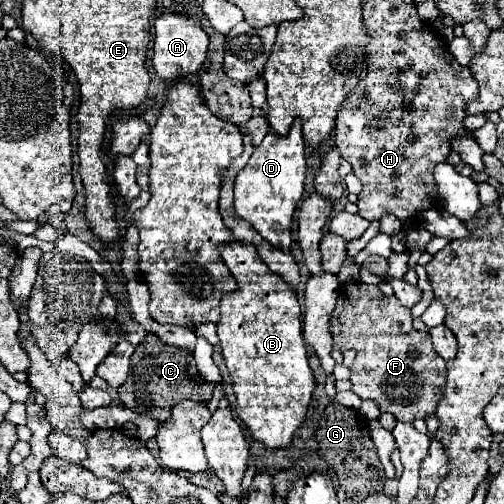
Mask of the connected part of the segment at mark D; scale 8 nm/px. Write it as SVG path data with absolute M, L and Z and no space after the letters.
M295 118L291 130L285 138L277 134L267 134L259 146L255 146L253 156L245 168L235 178L235 212L247 220L269 244L281 252L291 250L291 226L293 212L303 194L305 182L305 144L301 136L301 120Z

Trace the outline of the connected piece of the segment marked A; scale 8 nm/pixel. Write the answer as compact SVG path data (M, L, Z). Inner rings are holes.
M163 14L155 20L155 46L153 46L153 68L161 80L181 80L183 76L197 74L207 58L209 36L191 18L181 14Z

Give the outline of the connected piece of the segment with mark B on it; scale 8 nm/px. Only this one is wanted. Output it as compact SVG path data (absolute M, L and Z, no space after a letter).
M223 244L219 252L237 280L237 292L225 294L221 300L217 336L233 380L239 418L245 422L251 436L265 444L265 448L289 448L295 430L307 416L307 406L315 390L315 378L301 336L297 294L279 274L269 270L249 244Z

